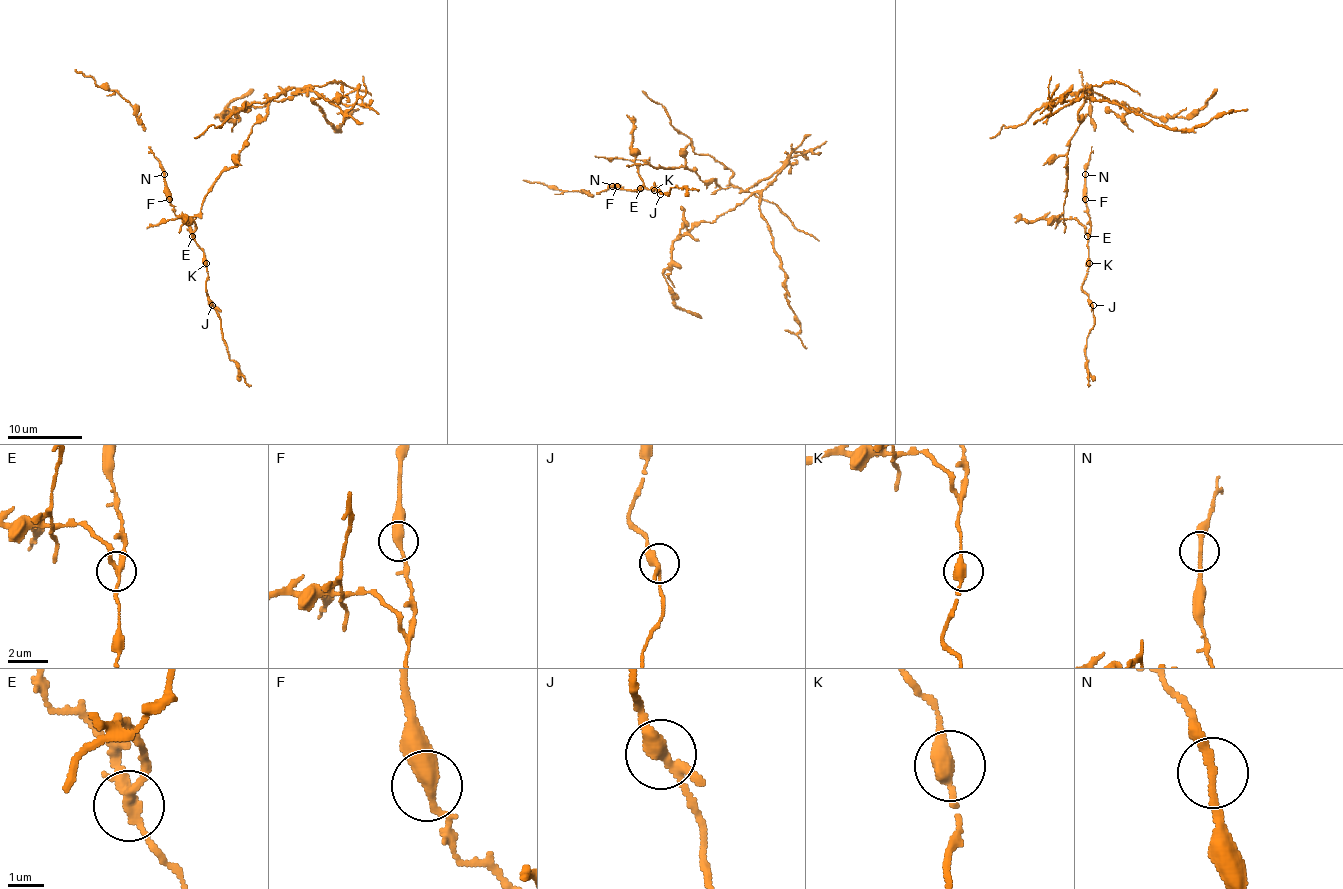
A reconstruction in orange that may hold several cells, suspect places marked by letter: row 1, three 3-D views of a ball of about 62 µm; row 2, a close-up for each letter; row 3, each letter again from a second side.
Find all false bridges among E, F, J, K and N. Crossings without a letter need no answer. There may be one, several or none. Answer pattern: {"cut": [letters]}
{"cut": ["E"]}

